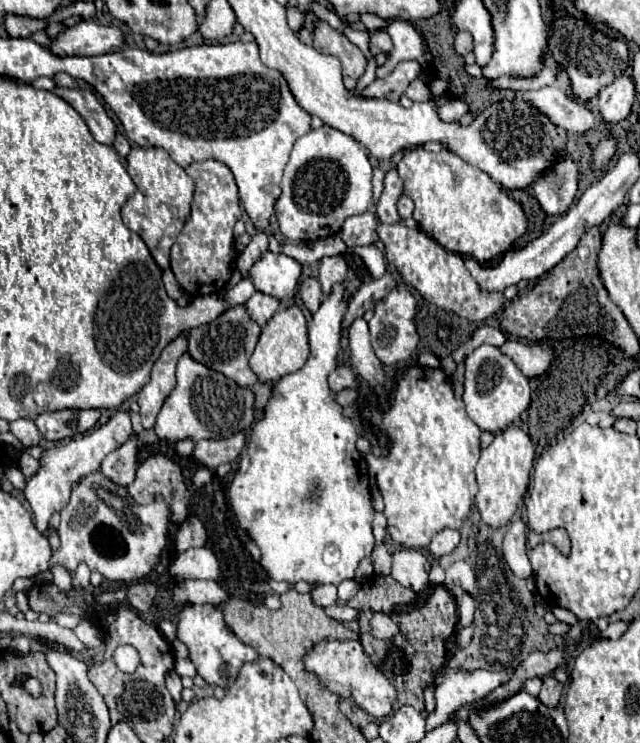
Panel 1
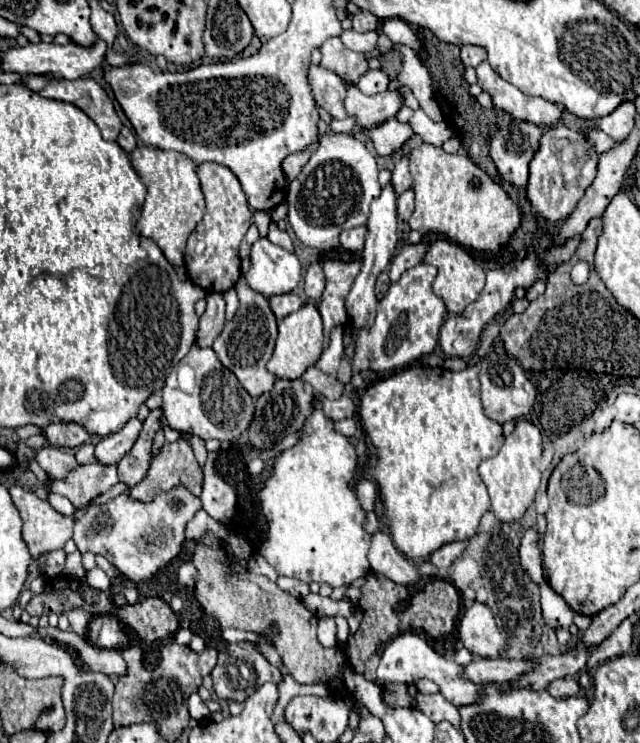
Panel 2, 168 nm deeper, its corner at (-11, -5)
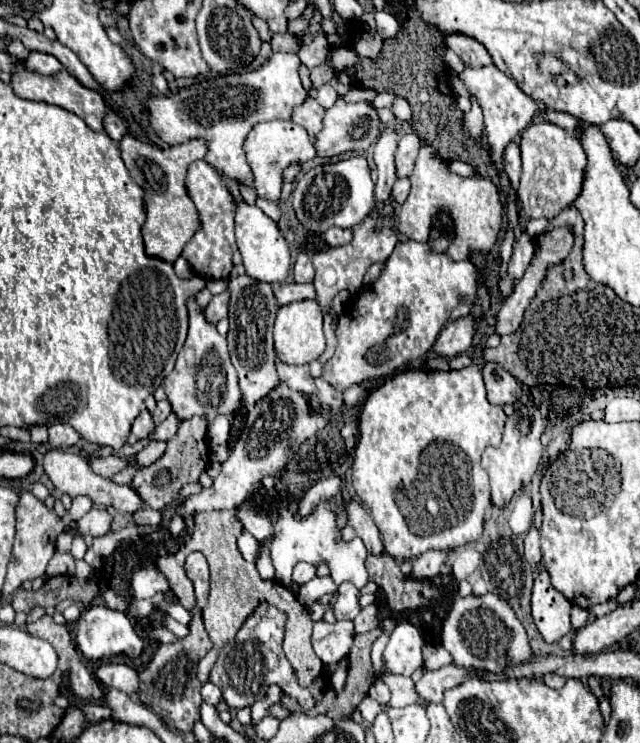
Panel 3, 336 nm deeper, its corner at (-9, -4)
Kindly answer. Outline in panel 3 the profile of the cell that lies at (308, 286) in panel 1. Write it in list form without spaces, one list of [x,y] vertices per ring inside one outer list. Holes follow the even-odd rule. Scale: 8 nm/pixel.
[[[300,252],[298,258],[296,258],[296,264],[294,264],[294,278],[296,278],[296,282],[300,282],[300,284],[314,280],[314,266],[312,266],[312,260],[310,260],[310,256],[304,254],[304,252]]]

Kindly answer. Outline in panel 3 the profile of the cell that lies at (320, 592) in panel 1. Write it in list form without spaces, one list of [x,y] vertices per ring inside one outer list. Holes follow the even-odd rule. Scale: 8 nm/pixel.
[[[330,576],[324,578],[315,577],[311,581],[300,586],[297,599],[302,605],[308,606],[309,608],[319,597],[325,594],[334,594],[337,589],[338,586]]]

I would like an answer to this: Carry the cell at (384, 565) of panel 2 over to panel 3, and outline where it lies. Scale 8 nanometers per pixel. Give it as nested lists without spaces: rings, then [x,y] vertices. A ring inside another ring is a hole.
[[[350,500],[346,502],[346,510],[348,510],[348,524],[356,530],[356,534],[362,538],[366,550],[374,556],[384,554],[384,544],[380,540],[380,530],[374,524],[372,516],[360,506],[358,500]]]

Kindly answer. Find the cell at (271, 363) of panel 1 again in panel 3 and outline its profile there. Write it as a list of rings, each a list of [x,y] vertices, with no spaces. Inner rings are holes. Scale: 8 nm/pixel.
[[[302,300],[288,306],[282,306],[274,324],[274,342],[276,354],[284,364],[310,364],[324,352],[324,334],[322,334],[322,310],[316,300]]]

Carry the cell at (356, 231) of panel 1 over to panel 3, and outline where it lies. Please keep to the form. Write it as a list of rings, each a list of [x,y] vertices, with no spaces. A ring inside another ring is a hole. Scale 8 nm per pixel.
[[[330,228],[326,232],[326,242],[328,242],[328,246],[344,246],[352,240],[352,236],[354,234],[348,228]]]

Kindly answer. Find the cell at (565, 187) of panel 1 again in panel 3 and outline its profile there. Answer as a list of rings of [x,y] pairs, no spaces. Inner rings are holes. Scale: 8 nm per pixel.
[[[538,122],[528,126],[520,138],[522,148],[522,178],[518,188],[518,200],[522,210],[530,218],[556,218],[568,210],[582,194],[582,182],[586,174],[586,152],[580,140],[552,122]]]

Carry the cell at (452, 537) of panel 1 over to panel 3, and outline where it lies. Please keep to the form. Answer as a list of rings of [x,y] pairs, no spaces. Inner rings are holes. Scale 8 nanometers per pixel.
[[[430,550],[422,556],[418,556],[414,560],[414,568],[412,568],[412,576],[418,580],[426,580],[426,578],[434,578],[440,572],[440,566],[446,562],[448,552],[444,550]]]

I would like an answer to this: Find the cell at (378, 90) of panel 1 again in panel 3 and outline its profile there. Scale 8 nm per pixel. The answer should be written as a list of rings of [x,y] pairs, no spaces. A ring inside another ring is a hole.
[[[338,98],[336,104],[330,110],[326,110],[324,130],[316,138],[316,150],[320,156],[326,156],[326,158],[336,156],[340,152],[348,152],[348,150],[364,152],[368,150],[368,146],[376,142],[378,136],[380,136],[380,118],[370,102],[366,100],[346,102],[344,98]]]

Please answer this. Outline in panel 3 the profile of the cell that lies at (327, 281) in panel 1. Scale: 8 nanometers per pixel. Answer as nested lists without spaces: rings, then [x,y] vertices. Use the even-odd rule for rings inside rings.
[[[386,202],[382,208],[380,208],[380,216],[382,216],[382,228],[378,228],[378,222],[368,216],[362,224],[358,224],[354,228],[354,238],[350,244],[346,246],[340,246],[340,248],[330,248],[326,252],[316,252],[314,254],[314,270],[316,270],[316,276],[314,276],[314,288],[316,288],[316,302],[322,306],[322,312],[324,312],[324,334],[326,334],[326,350],[322,352],[320,360],[326,362],[328,358],[332,358],[334,350],[336,350],[336,324],[338,324],[338,316],[332,312],[332,300],[338,292],[342,290],[360,290],[362,288],[362,278],[366,274],[366,270],[374,264],[374,262],[380,262],[380,260],[386,260],[392,252],[394,252],[394,246],[396,246],[396,232],[392,230],[392,222],[390,222],[390,216],[394,214],[394,208]]]

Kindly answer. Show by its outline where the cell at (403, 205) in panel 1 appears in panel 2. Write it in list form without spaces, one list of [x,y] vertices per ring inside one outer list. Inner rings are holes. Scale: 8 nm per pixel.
[[[406,189],[404,193],[398,195],[398,217],[406,221],[414,211],[414,191]]]

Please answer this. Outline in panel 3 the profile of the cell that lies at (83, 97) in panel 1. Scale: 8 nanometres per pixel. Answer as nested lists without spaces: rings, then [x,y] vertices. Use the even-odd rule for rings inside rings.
[[[20,70],[18,74],[12,74],[12,90],[18,98],[26,98],[26,100],[40,100],[40,102],[48,102],[48,104],[56,104],[60,108],[66,108],[74,114],[78,114],[80,118],[84,118],[84,122],[94,130],[94,132],[102,132],[104,130],[104,116],[110,112],[110,106],[106,104],[104,96],[98,90],[86,88],[84,84],[80,84],[70,72],[62,72],[62,74],[54,74],[54,76],[40,76],[40,74],[30,74]]]

